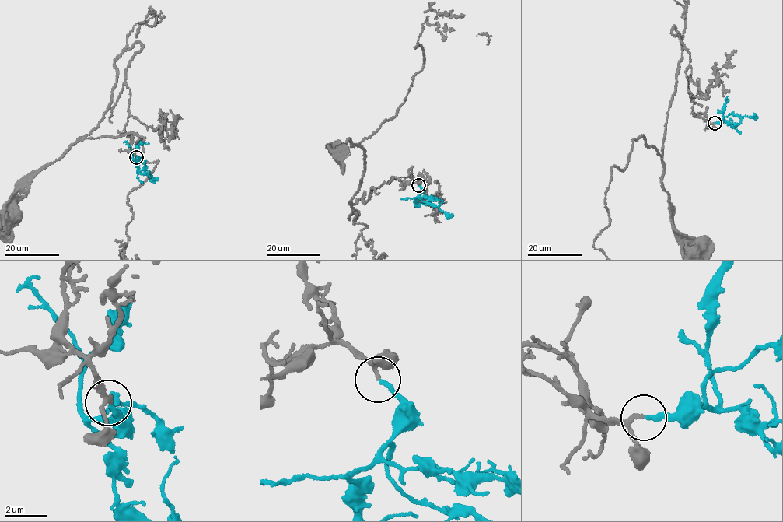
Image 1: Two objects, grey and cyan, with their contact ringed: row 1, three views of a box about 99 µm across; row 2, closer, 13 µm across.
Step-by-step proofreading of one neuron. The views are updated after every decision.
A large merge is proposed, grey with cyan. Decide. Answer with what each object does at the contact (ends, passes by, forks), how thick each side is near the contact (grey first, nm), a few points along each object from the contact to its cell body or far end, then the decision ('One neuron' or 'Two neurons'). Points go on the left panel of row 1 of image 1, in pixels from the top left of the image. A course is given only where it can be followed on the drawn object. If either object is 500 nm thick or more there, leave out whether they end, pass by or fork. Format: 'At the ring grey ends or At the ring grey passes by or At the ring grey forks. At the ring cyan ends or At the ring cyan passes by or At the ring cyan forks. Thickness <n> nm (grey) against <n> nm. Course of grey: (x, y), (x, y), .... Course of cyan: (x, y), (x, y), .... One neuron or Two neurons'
At the ring grey passes by. At the ring cyan ends. Thickness 170 nm (grey) against 200 nm. Course of grey: (136, 158), (124, 130), (125, 71), (139, 41), (114, 62), (116, 86), (99, 125), (19, 187), (10, 215). Course of cyan: (136, 158), (137, 160), (136, 156), (143, 159), (152, 179), (159, 180). One neuron

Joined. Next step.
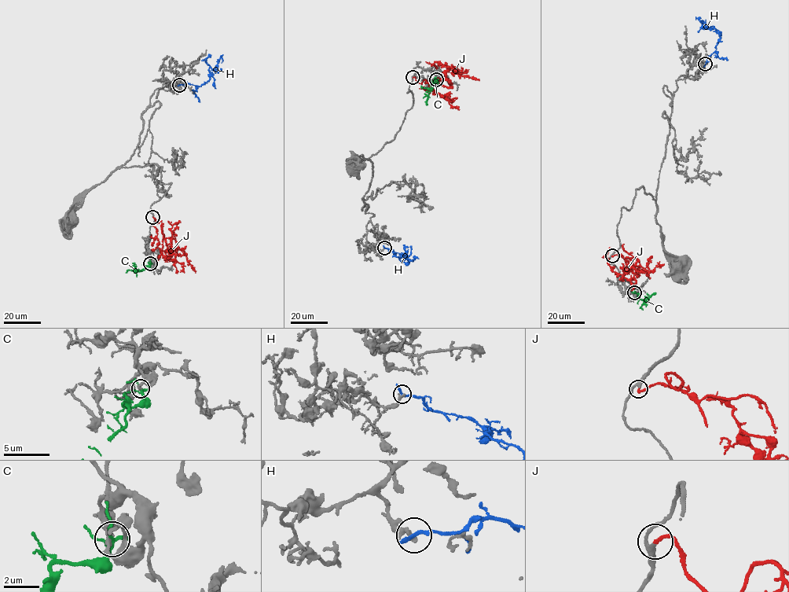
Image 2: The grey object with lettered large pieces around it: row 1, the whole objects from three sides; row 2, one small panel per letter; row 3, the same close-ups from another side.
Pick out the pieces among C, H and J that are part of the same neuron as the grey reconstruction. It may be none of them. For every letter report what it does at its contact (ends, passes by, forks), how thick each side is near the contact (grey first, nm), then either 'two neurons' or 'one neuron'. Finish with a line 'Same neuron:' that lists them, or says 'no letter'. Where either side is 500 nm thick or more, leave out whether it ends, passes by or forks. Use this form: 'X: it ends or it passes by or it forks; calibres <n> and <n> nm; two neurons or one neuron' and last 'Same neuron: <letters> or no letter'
C: it forks; calibres 240 and 170 nm; two neurons
H: it passes by; calibres 240 and 170 nm; two neurons
J: it ends; calibres 200 and 180 nm; one neuron
Same neuron: J

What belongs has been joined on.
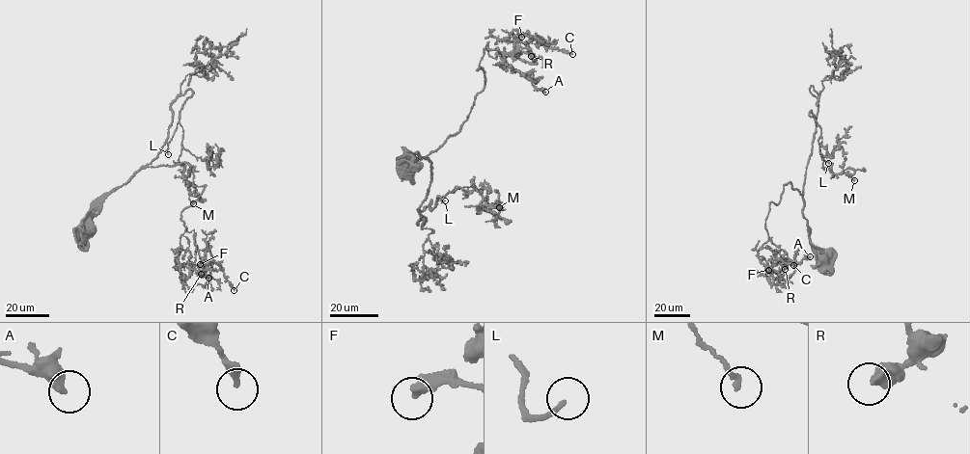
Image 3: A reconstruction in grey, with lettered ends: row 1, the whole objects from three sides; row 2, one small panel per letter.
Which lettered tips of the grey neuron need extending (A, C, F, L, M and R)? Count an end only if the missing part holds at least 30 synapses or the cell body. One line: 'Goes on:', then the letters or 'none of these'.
Goes on: F, L

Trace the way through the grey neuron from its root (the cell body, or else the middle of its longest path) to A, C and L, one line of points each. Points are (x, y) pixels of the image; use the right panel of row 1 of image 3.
A: (822, 260), (803, 198), (789, 182), (769, 203), (761, 249), (784, 251), (796, 263), (810, 256)
C: (822, 260), (803, 198), (789, 182), (769, 203), (761, 249), (780, 264), (771, 268), (781, 259), (793, 265)
L: (822, 260), (812, 245), (803, 214), (817, 125), (811, 110), (820, 127), (822, 159), (828, 163)

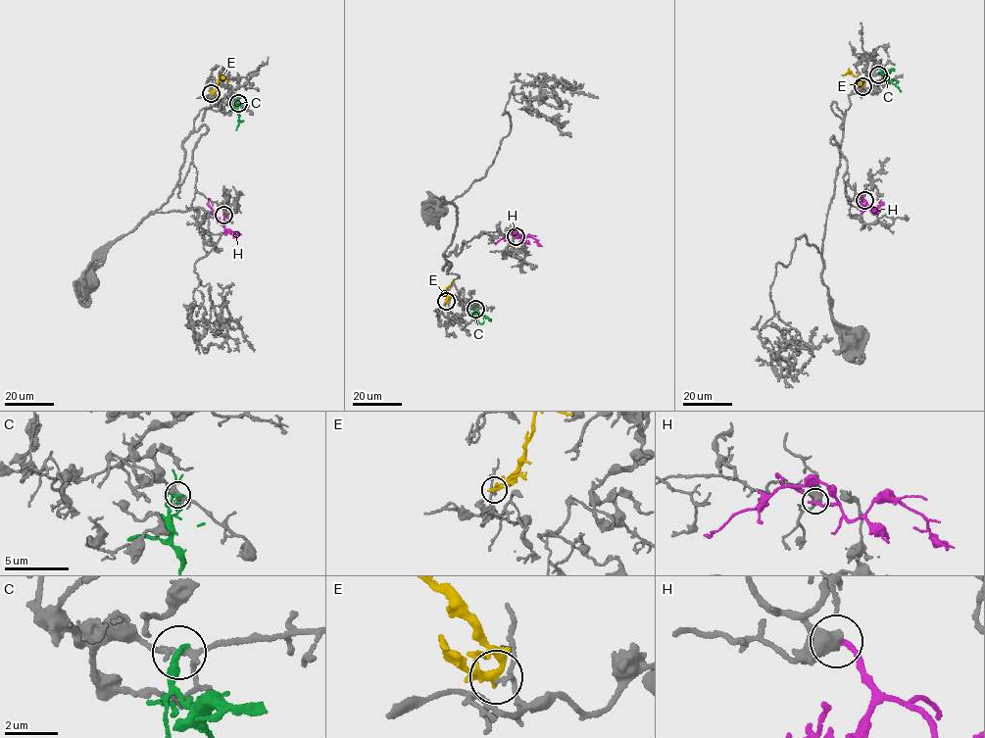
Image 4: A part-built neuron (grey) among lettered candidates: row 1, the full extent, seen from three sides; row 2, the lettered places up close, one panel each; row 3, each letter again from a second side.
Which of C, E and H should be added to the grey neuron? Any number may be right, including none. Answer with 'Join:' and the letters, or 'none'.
Join: H

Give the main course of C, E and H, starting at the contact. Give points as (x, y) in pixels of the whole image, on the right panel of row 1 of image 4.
C: (878, 73), (901, 91)
E: (863, 86), (851, 73), (842, 74)
H: (864, 200), (867, 205), (863, 211), (861, 192)

